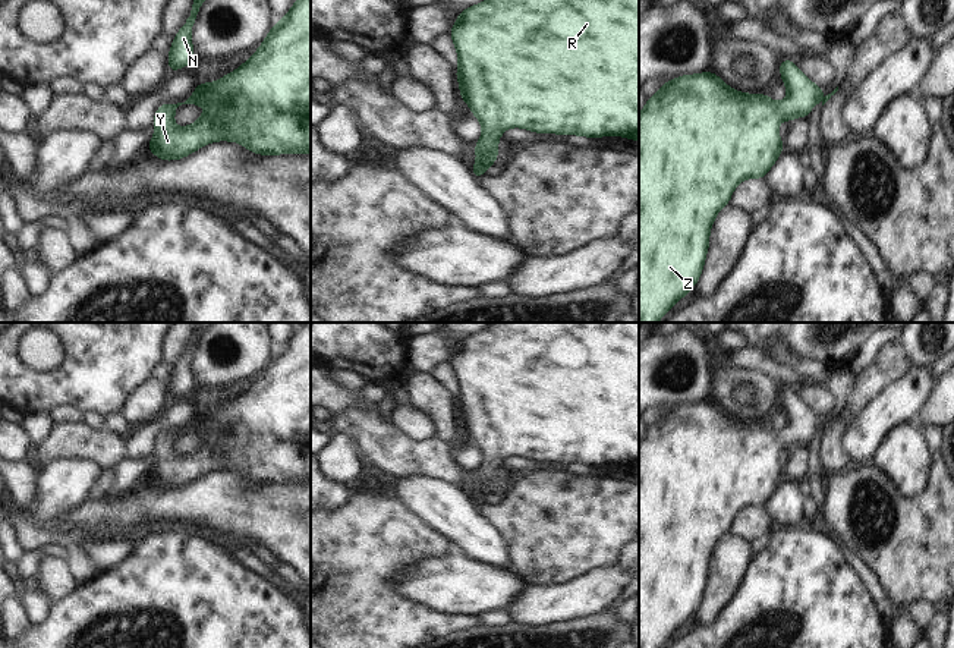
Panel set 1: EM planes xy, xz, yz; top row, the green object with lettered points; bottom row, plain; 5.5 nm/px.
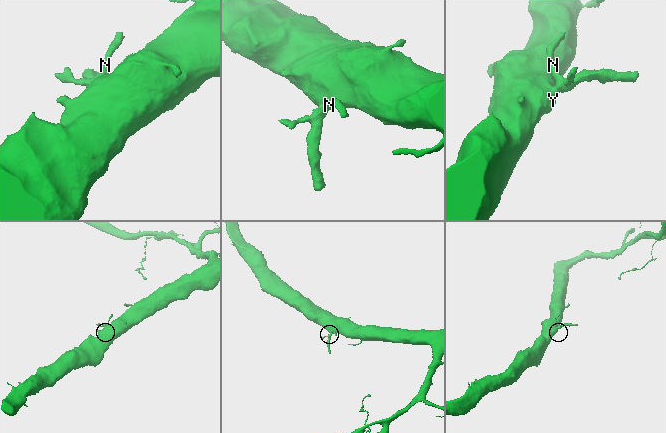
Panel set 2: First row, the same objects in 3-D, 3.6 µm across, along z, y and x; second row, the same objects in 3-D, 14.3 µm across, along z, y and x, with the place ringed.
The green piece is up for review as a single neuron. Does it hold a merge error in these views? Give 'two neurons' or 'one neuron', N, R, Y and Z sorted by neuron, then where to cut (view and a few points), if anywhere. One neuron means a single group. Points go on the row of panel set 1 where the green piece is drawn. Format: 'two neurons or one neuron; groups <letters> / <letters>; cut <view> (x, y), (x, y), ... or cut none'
one neuron; groups N R Y Z; cut none

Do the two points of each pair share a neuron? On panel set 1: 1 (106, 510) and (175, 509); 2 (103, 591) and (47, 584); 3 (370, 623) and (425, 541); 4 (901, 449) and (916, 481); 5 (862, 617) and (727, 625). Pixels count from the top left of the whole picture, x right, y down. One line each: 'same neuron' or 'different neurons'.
1: same neuron
2: different neurons
3: same neuron
4: same neuron
5: same neuron

